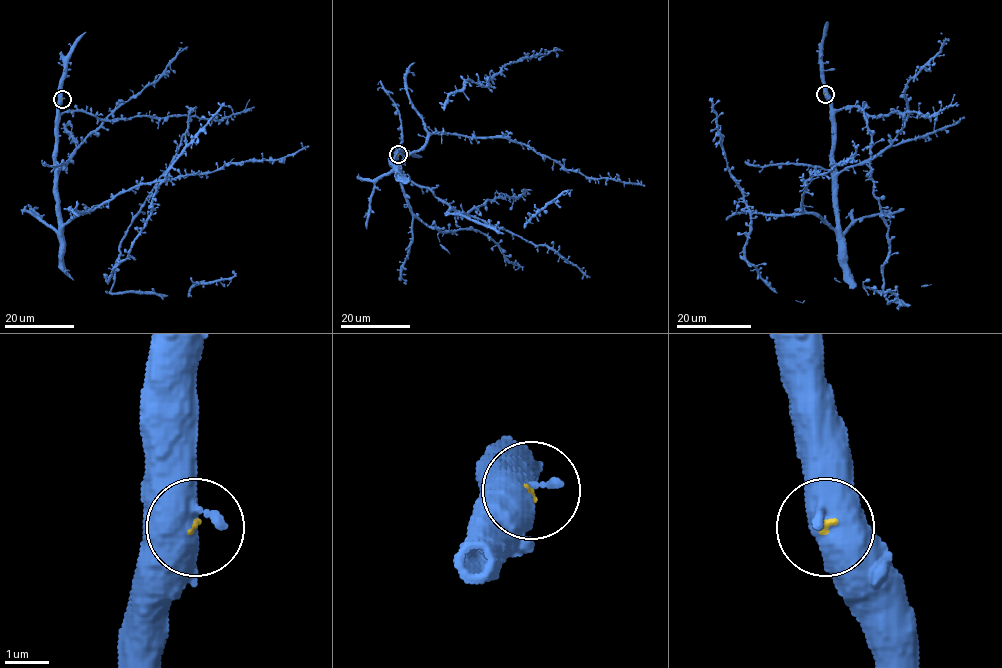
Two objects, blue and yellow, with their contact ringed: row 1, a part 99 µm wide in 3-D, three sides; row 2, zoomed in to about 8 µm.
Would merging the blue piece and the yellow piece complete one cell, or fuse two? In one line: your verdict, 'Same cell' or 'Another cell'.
Same cell

